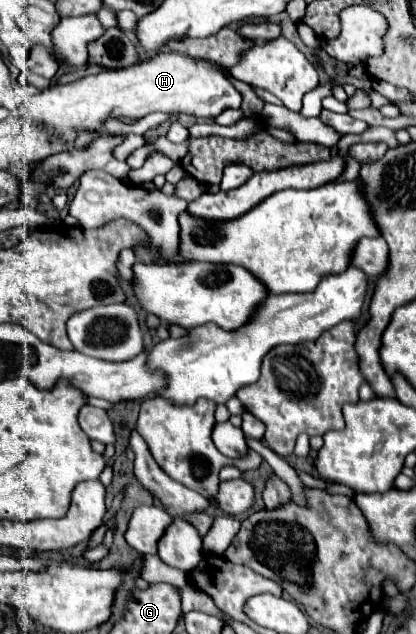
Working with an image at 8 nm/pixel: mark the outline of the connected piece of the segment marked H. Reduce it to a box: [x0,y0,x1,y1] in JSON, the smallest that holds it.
[18,49,242,139]

